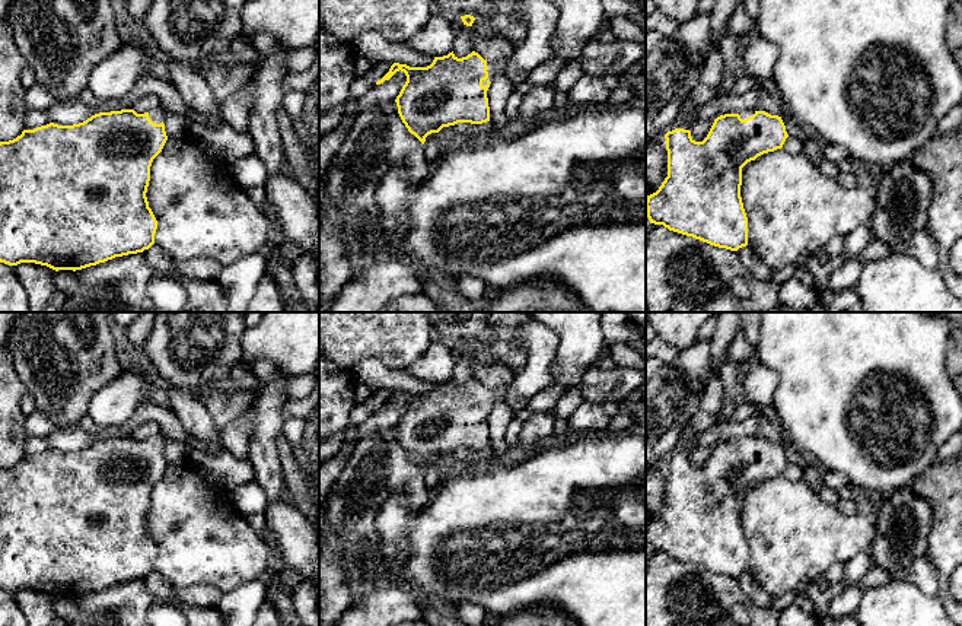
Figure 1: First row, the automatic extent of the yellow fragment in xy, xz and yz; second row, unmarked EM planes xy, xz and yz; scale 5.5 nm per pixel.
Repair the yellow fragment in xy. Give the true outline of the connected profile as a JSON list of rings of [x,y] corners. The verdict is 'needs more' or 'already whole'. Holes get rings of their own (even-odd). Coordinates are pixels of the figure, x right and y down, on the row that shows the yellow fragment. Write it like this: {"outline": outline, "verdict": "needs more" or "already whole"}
{"outline": [[[163,105],[144,114],[134,109],[99,112],[79,124],[50,123],[0,142],[0,263],[35,263],[55,271],[76,271],[149,250],[157,220],[146,193],[152,162],[168,140],[163,124],[168,112]]], "verdict": "needs more"}

